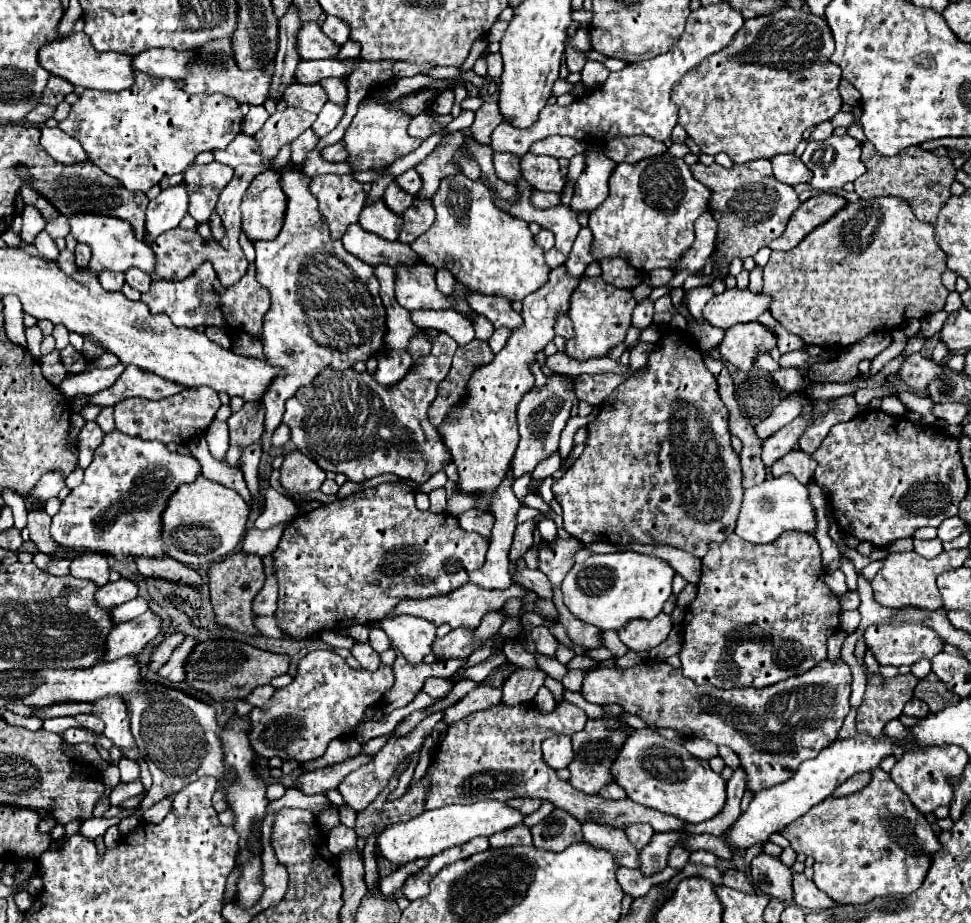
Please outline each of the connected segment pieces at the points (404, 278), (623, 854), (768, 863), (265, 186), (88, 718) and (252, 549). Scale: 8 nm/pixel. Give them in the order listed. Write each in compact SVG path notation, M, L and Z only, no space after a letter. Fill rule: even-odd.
M418 263L414 267L396 267L396 301L408 309L452 309L448 297L444 297L434 281L434 267Z
M584 823L582 831L588 843L614 853L618 863L622 863L624 867L640 869L640 851L632 847L622 829L612 829L608 825L598 825L598 823Z
M758 853L750 863L750 873L758 893L782 901L792 899L792 871L778 857Z
M268 169L256 175L242 199L240 211L242 231L252 243L274 239L280 233L286 211L286 195L278 183L278 173Z
M76 715L76 721L90 731L96 731L96 733L104 731L104 721L100 721L100 717L96 715Z
M276 525L276 527L266 529L266 531L250 527L250 531L246 533L246 537L242 541L242 551L248 555L266 557L278 547L282 533L284 533L284 525Z

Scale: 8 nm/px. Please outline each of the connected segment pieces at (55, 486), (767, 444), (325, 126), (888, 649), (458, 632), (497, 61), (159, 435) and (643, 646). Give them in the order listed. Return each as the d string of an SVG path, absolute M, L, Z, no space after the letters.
M46 473L38 481L38 485L32 489L30 497L32 499L40 499L40 501L48 501L50 497L58 497L58 493L60 493L62 487L66 487L62 473Z
M796 417L788 425L784 425L780 431L776 431L772 437L768 437L762 445L762 463L766 469L772 467L774 461L784 457L788 451L794 449L796 441L804 433L804 427L810 423L810 417Z
M328 101L328 103L322 107L322 111L318 113L318 119L316 119L314 125L312 125L312 131L316 133L316 137L318 137L318 139L326 137L326 135L340 123L342 115L344 115L344 107L334 105L334 103Z
M900 623L896 627L892 625L870 625L864 633L866 645L872 651L872 655L878 659L880 665L914 665L920 659L932 659L934 655L938 655L944 649L944 641L940 639L940 635L936 635L936 631L932 631L930 627L922 625L922 623Z
M452 629L448 635L438 637L432 643L432 653L436 655L438 661L466 659L482 645L484 641L478 641L474 637L474 629Z
M490 53L488 57L486 57L486 61L488 61L488 77L490 79L500 79L500 75L502 75L502 55L500 53Z
M192 387L160 401L124 399L118 405L114 405L114 419L116 419L118 431L130 437L156 439L156 441L162 441L164 445L168 443L182 445L182 443L188 443L198 431L206 429L212 423L220 405L222 403L218 399L218 393L212 391L210 387Z
M660 613L652 621L636 619L628 625L624 625L618 633L622 643L632 651L650 651L658 647L662 641L666 641L668 633L672 631L672 619L666 613Z

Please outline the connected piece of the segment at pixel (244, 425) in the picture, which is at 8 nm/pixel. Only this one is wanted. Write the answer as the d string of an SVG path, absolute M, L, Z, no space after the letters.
M244 403L244 407L228 419L228 427L232 445L258 443L264 431L264 405Z

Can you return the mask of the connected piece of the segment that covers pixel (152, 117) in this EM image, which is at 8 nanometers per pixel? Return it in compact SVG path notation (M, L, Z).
M134 75L132 87L118 93L104 93L94 89L84 89L78 101L72 105L68 117L58 123L58 127L70 137L78 139L88 153L88 159L100 167L104 173L120 179L128 191L146 193L150 187L158 185L162 177L184 173L188 165L194 163L196 155L202 151L226 149L230 141L240 133L242 113L240 105L222 93L202 93L188 95L176 87L174 79L152 79L152 75Z

